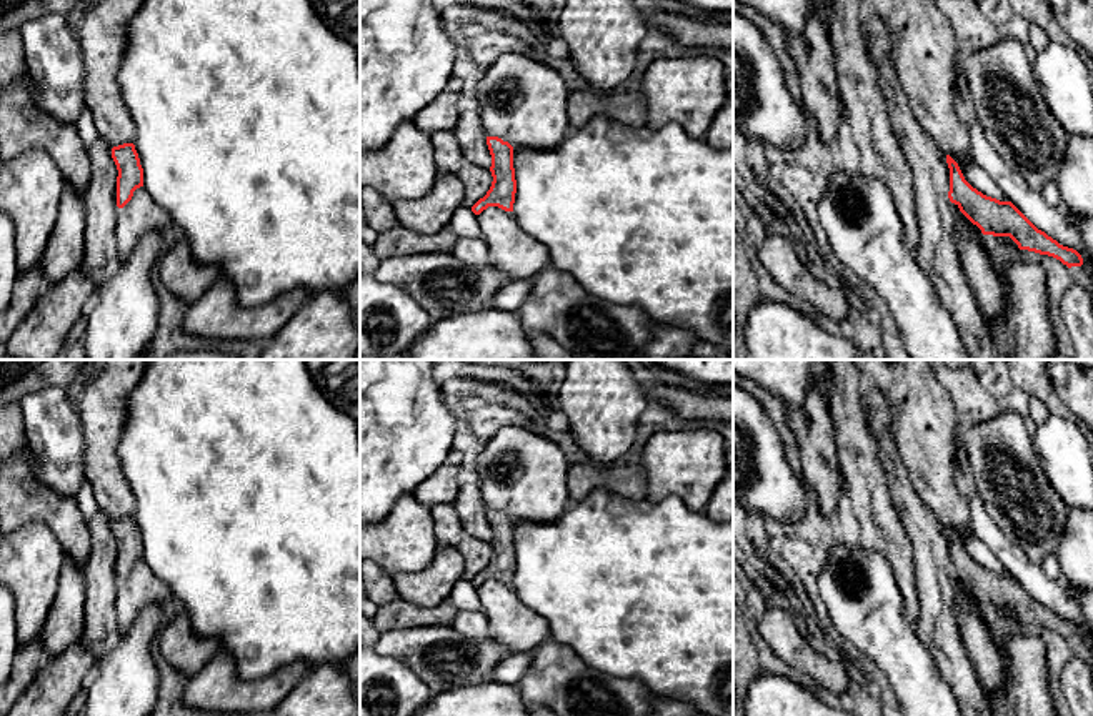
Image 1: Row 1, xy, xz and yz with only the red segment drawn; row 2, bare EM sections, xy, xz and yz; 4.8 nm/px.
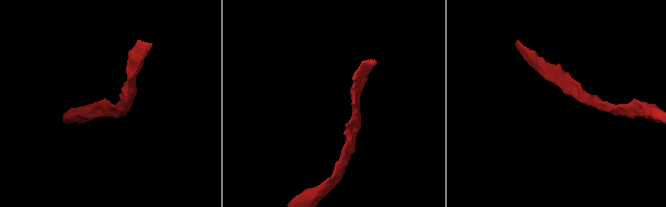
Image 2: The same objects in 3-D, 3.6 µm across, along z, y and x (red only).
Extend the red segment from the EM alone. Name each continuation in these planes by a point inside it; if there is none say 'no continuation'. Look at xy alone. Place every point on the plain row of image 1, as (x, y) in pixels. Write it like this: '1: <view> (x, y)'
no continuation

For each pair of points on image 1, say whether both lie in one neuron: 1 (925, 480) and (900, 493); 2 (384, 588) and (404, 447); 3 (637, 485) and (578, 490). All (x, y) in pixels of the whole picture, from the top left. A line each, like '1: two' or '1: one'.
1: two
2: two
3: one

